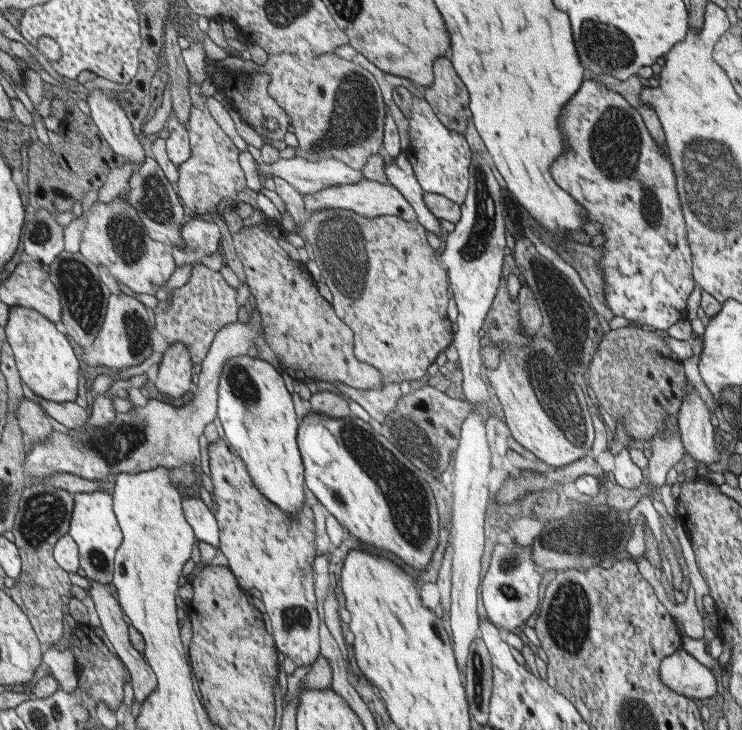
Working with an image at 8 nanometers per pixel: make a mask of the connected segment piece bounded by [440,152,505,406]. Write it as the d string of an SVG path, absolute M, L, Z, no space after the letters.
M472 153L468 168L469 187L465 200L460 206L460 217L454 223L454 229L447 233L445 247L441 252L441 262L448 270L449 282L456 297L457 326L454 327L453 348L458 354L461 381L465 402L484 406L490 387L485 386L480 371L483 364L480 357L480 345L483 341L484 319L493 302L501 276L503 248L505 248L505 228L503 224L503 206L501 206L501 188L491 174L489 156Z

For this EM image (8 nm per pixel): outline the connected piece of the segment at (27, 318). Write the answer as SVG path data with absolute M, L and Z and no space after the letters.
M15 306L10 310L5 333L22 380L35 396L59 403L77 401L80 394L81 362L69 338L57 330L52 320L38 310Z

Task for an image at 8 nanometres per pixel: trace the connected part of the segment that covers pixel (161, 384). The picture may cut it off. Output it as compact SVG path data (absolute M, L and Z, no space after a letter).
M176 342L164 351L157 379L157 390L171 398L183 396L191 388L191 355L183 343Z

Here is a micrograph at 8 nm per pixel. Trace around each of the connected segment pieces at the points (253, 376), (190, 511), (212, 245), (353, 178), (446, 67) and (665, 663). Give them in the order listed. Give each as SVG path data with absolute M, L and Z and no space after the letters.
M257 357L230 358L221 369L217 384L216 417L229 448L240 456L254 487L286 515L295 514L303 502L303 473L295 444L297 420L291 396L279 372Z
M194 497L183 498L183 513L187 517L187 522L191 524L192 530L201 542L218 546L219 530L213 516L212 510L201 501Z
M191 218L179 229L183 247L172 246L171 258L175 266L192 266L201 258L220 250L219 229L215 223Z
M298 156L276 160L269 163L257 163L257 172L261 178L265 174L287 181L301 196L314 194L329 187L353 184L362 179L359 170L349 168L336 158L305 160Z
M447 58L433 62L433 82L421 89L425 100L438 113L438 121L459 134L463 134L466 119L471 118L467 108L467 90L453 72Z
M684 650L665 656L658 666L660 682L681 696L706 700L715 694L715 674Z

